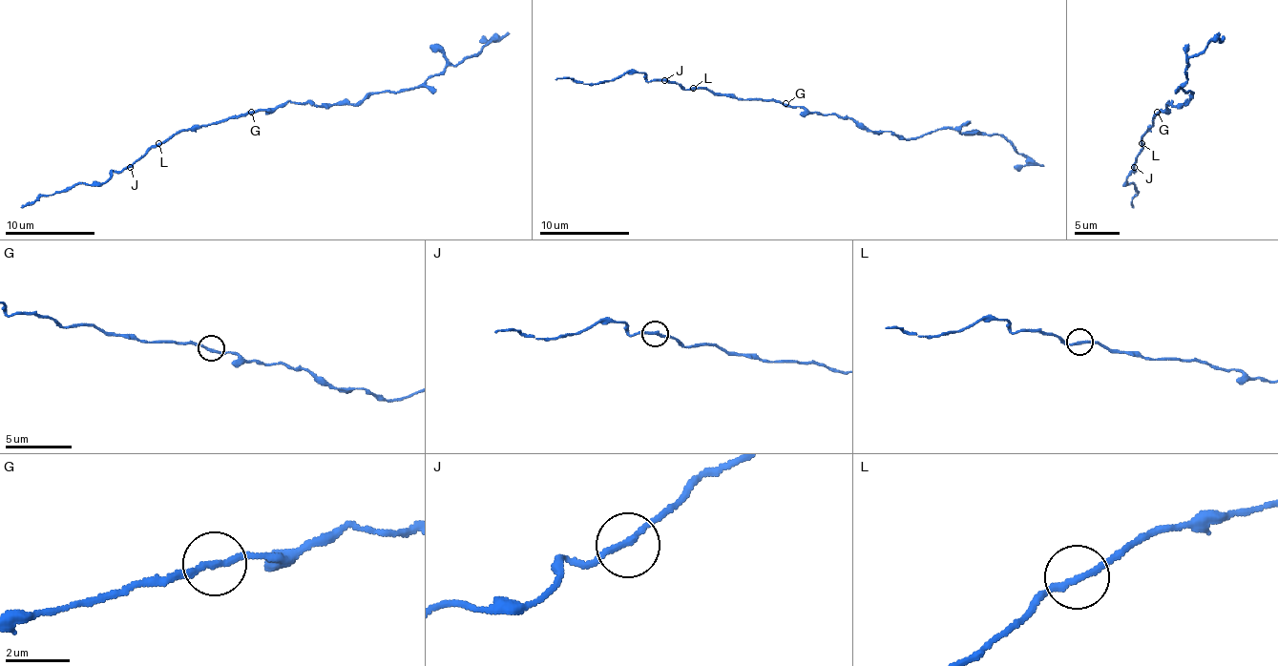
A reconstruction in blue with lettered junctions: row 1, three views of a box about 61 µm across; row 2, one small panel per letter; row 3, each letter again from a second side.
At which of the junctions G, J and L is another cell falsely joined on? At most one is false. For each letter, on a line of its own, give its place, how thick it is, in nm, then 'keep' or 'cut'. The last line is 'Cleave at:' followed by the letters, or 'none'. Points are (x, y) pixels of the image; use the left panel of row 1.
G: at (251, 112); 190 nm thick; keep
J: at (130, 167); 190 nm thick; keep
L: at (158, 143); 180 nm thick; keep
Cleave at: none

